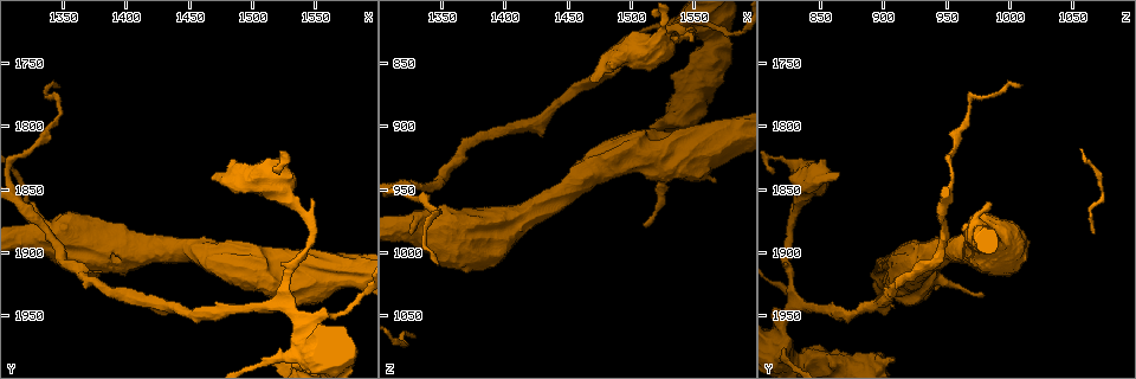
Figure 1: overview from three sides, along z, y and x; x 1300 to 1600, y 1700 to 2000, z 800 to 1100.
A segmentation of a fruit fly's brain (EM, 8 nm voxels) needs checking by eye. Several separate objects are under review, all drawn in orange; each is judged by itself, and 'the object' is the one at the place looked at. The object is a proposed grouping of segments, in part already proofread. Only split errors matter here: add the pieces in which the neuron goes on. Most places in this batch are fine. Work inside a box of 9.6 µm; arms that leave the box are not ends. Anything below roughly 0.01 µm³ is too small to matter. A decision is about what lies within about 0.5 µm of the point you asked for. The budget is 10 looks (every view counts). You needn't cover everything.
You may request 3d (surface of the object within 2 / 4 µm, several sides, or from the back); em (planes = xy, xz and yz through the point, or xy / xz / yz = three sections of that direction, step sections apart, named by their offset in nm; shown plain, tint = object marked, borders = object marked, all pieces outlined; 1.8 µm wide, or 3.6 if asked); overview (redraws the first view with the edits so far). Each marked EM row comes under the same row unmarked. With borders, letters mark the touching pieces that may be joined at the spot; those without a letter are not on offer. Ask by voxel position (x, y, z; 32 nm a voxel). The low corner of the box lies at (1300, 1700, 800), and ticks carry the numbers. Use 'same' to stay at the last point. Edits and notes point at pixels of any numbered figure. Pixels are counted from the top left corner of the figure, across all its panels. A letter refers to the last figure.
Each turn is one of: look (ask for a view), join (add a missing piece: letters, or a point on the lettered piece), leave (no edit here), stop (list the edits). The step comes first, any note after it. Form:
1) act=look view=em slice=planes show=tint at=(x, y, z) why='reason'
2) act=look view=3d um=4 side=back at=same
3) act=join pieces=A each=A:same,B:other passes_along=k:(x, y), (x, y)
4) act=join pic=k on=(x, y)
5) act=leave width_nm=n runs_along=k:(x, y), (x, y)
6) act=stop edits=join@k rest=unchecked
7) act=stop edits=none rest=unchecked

act=look view=em slice=xy step=4 show=borders at=(1508, 1934, 978)

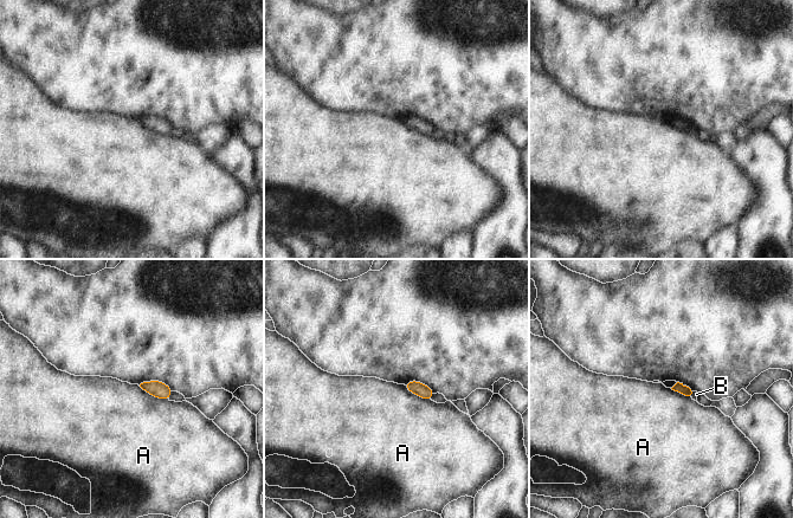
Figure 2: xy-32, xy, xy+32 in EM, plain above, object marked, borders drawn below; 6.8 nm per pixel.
act=leave each=A:other,B:other found='no lettered piece goes on from it'

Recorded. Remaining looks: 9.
act=look view=em slice=yz step=4 show=borders at=(1468, 1838, 866) why='branch stops here'

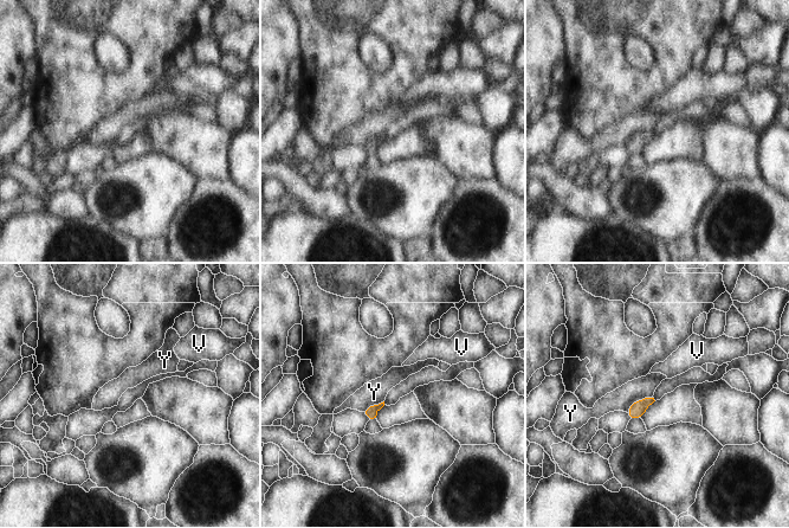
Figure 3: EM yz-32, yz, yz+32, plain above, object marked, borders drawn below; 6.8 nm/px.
act=look view=em slice=planes show=borders at=same

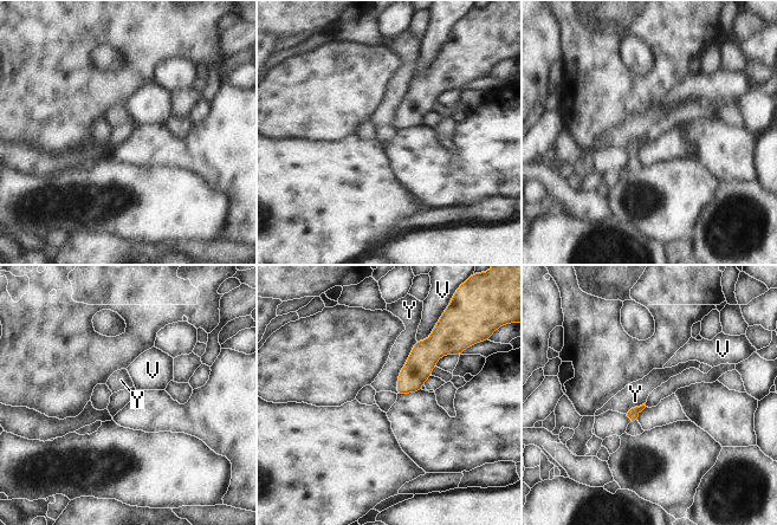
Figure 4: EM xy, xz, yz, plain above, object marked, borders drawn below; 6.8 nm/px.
act=leave each=V:other,Y:other found='none of them fits'

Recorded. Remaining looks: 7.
act=look view=3d um=4 at=(1326, 1860, 984) why='an open end'

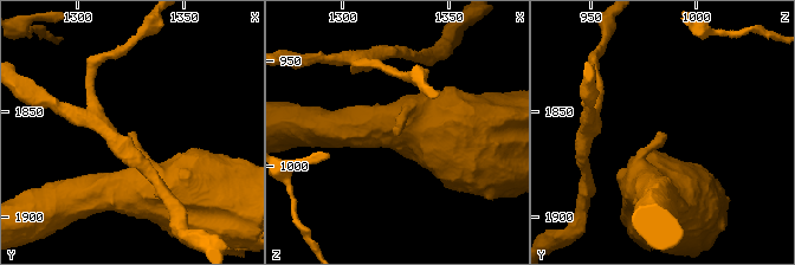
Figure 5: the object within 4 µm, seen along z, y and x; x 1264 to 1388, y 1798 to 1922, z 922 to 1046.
act=look view=em slice=planes show=borders at=(1328, 1862, 983) why='now the EM'

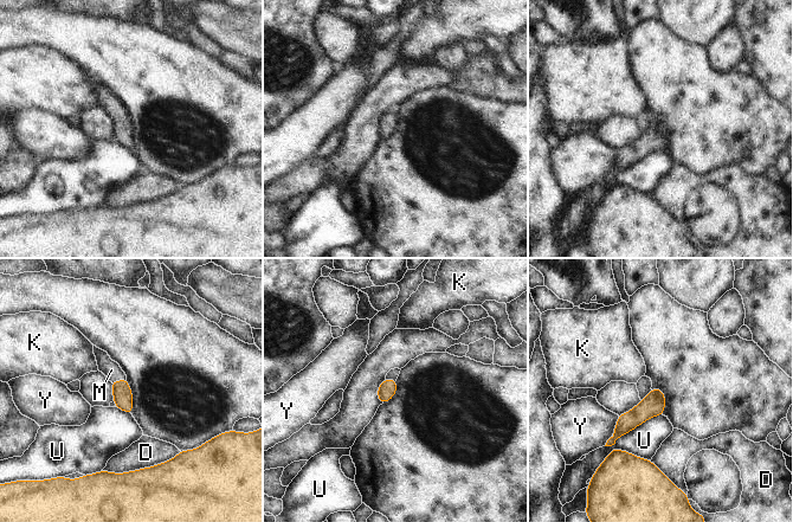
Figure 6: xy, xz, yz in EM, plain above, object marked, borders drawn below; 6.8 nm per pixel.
act=join pieces=M each=D:other,K:other,M:same,U:other,Y:other passes_along=6:(121, 390), (118, 380), (111, 369) found='it goes on there'

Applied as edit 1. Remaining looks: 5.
act=look view=overview

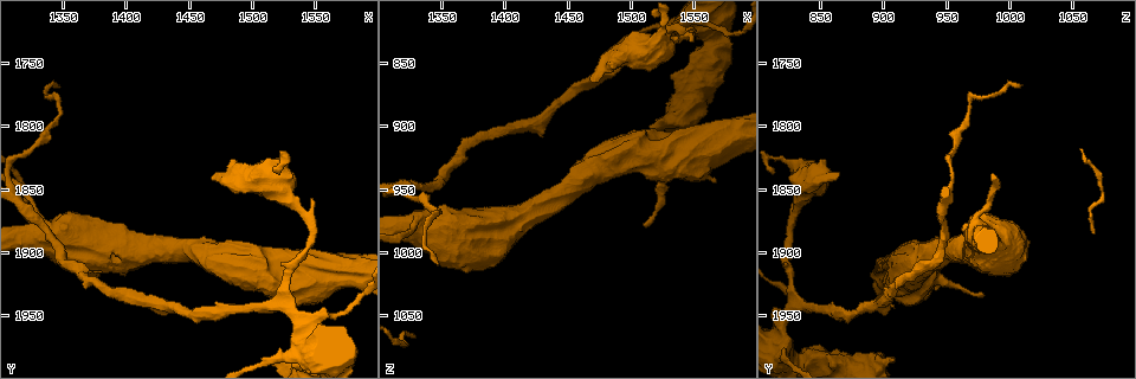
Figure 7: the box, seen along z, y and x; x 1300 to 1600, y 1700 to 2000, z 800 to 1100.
act=look view=em slice=planes show=borders at=(1328, 1884, 1066) why='thin end'

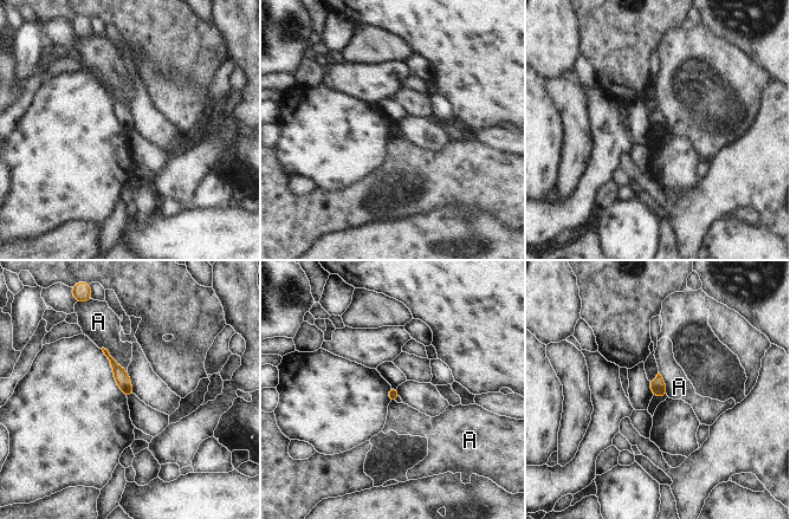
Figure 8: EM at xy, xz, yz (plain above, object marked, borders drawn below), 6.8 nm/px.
act=leave each=A:other found='no lettered piece goes on from it'

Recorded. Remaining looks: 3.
act=stop edits=join@6 rest=unchecked

